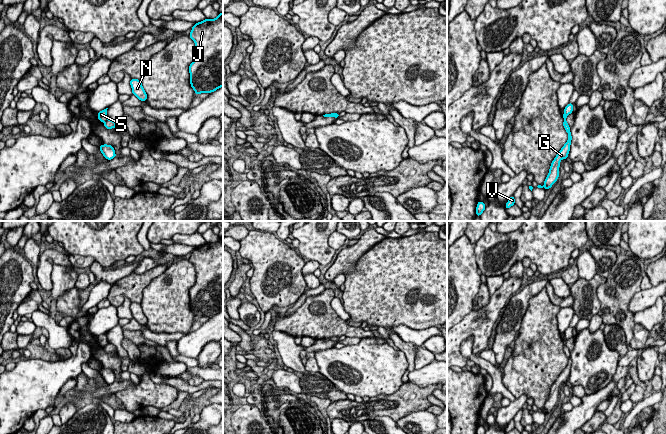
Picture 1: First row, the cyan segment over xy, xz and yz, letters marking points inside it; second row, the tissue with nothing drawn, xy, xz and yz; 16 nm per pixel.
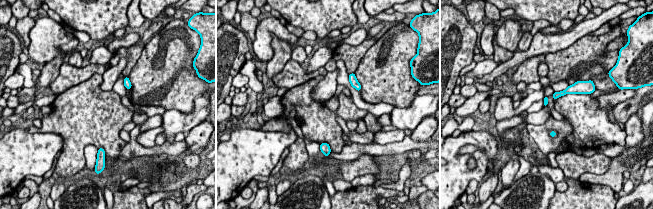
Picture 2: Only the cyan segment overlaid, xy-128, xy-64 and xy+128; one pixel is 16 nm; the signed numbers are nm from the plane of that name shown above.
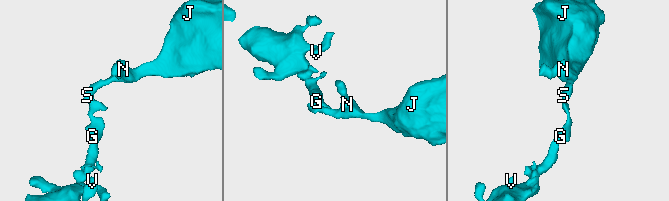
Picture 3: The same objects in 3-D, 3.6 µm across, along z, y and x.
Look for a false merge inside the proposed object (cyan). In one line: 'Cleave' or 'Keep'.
Cleave

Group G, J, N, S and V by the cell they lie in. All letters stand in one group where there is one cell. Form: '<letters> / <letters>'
G V / J N S

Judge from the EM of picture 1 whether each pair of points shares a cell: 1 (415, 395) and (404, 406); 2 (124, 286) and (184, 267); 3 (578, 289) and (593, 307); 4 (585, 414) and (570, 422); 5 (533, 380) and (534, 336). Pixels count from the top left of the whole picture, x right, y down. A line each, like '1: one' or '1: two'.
1: one
2: two
3: one
4: one
5: one

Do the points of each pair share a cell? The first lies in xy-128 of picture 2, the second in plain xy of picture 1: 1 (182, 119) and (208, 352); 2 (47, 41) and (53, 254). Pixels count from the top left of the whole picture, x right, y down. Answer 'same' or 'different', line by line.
1: different
2: same

